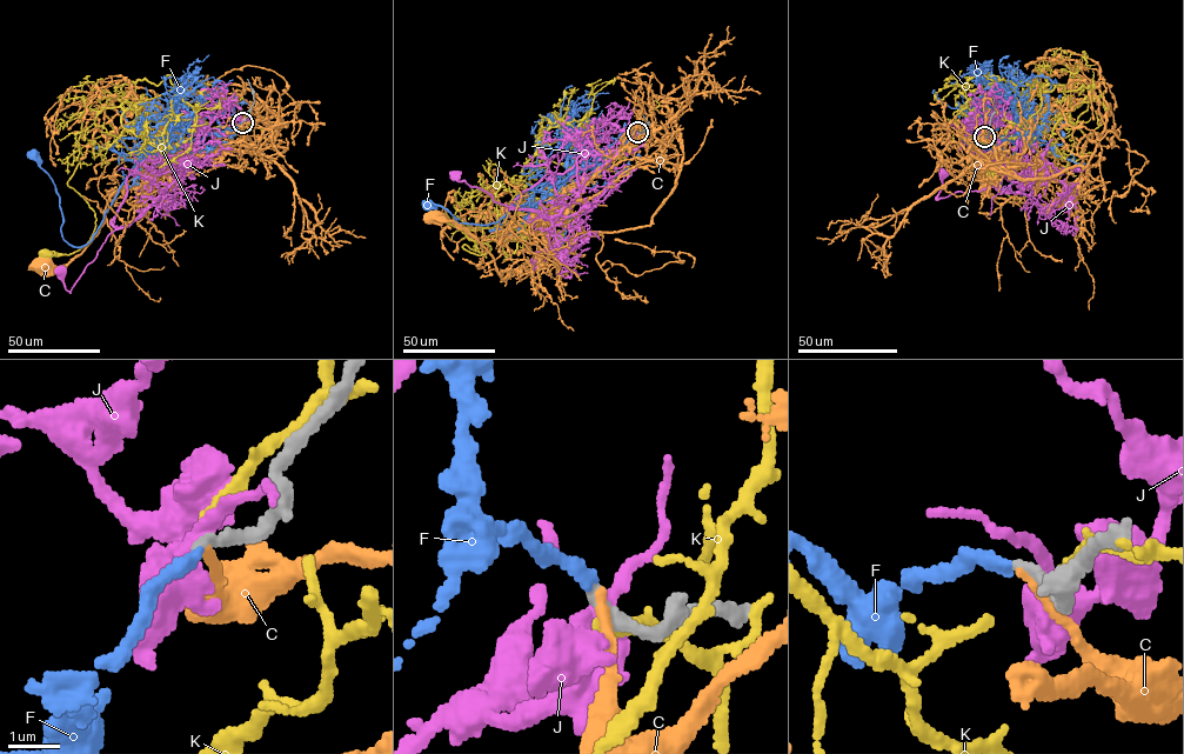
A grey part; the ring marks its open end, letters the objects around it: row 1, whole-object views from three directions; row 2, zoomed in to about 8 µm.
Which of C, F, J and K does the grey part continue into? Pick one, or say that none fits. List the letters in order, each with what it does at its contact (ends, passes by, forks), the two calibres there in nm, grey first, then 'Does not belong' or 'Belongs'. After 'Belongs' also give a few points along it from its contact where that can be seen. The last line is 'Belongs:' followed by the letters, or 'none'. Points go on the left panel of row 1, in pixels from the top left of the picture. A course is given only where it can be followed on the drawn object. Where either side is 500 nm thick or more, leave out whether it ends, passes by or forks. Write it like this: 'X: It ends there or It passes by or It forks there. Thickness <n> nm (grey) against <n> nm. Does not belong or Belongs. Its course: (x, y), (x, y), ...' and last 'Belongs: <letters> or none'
C: It ends there. Thickness 280 nm (grey) against 180 nm. Does not belong
F: It ends there. Thickness 240 nm (grey) against 260 nm. Belongs. Its course: (242, 122), (215, 133), (165, 126), (80, 247), (64, 239), (58, 193), (34, 155)
J: It passes by. Thickness 300 nm (grey) against 240 nm. Does not belong
K: It ends there. Thickness 320 nm (grey) against 300 nm. Does not belong
Belongs: F

